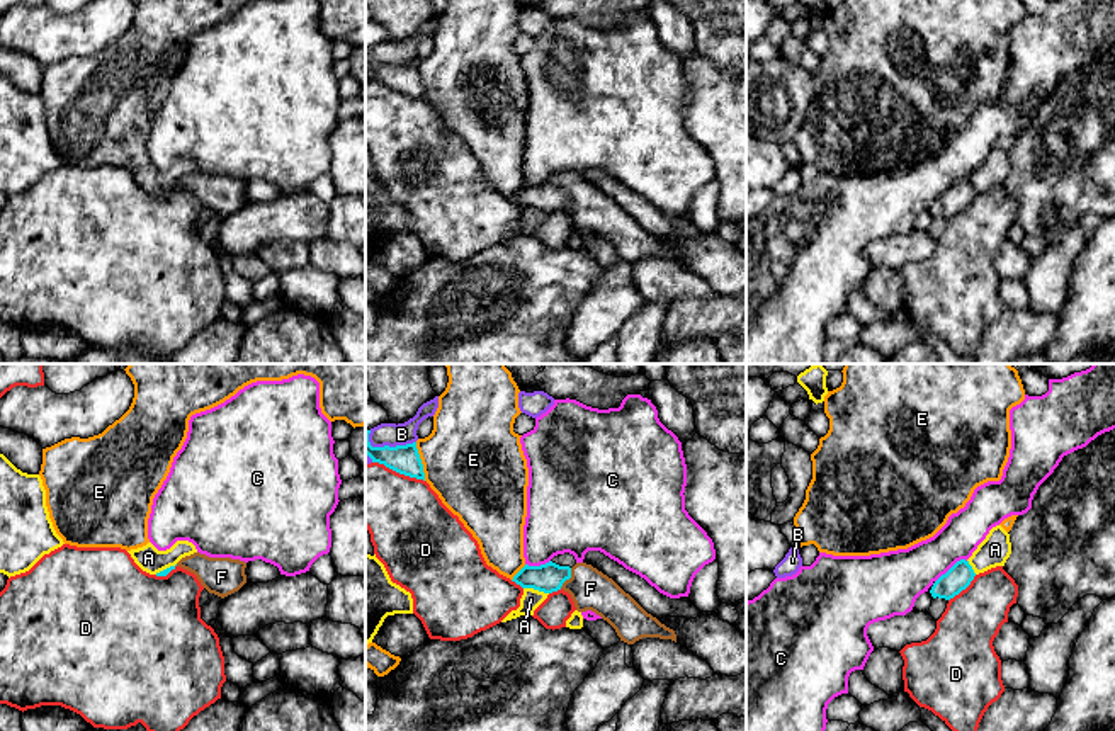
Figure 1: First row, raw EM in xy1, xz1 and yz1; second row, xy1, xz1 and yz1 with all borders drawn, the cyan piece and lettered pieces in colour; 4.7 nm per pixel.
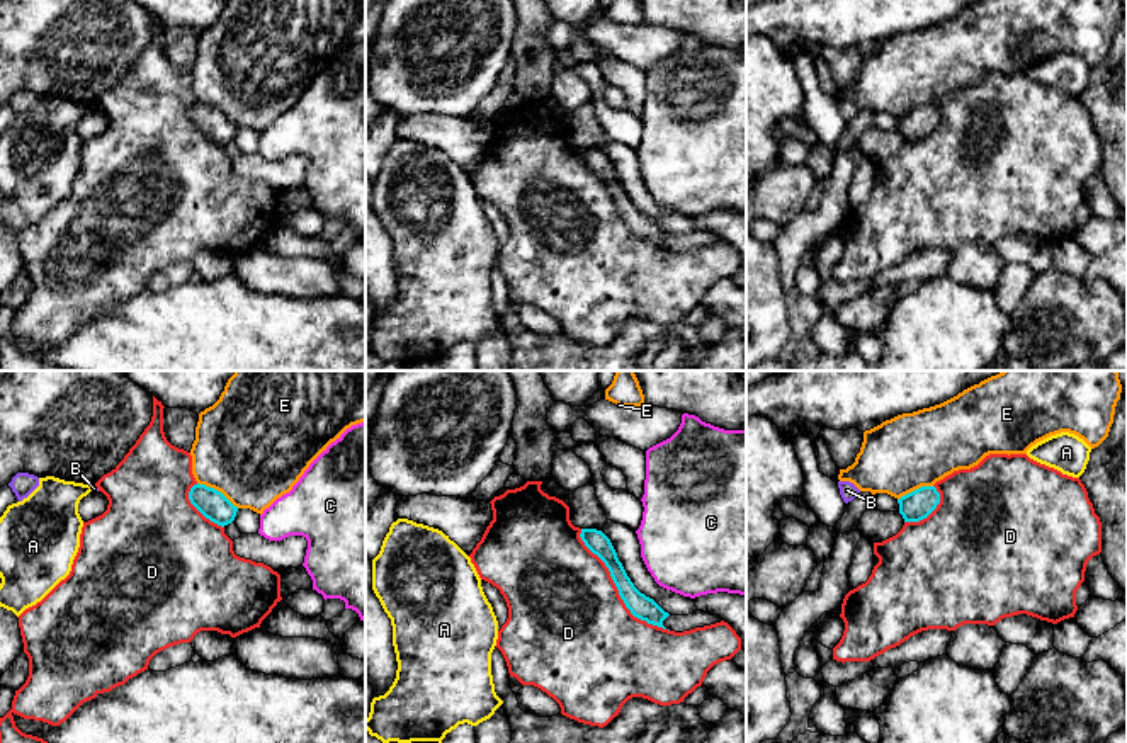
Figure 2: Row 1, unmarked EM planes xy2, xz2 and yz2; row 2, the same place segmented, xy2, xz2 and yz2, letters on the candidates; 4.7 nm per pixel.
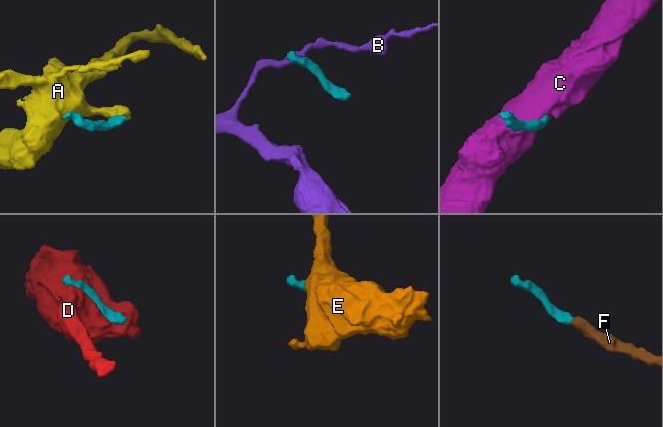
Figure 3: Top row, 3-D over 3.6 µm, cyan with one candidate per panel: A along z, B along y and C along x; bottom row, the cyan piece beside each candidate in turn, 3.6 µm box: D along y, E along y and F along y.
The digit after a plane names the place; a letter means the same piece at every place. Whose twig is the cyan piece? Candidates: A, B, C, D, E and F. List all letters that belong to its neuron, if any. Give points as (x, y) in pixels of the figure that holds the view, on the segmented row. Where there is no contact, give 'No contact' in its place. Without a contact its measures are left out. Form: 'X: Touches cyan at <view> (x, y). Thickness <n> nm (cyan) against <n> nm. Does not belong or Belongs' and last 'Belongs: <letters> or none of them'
A: Touches cyan at xz1 (536, 589). Thickness 140 nm (cyan) against 90 nm. Does not belong
B: Touches cyan at xz1 (388, 446). Thickness 140 nm (cyan) against 110 nm. Does not belong
C: Touches cyan at yz1 (950, 568). Thickness 120 nm (cyan) against 260 nm. Does not belong
D: Touches cyan at xz2 (617, 589). Thickness 120 nm (cyan) against 500 nm. Does not belong
E: Touches cyan at xy2 (216, 490). Thickness 140 nm (cyan) against 500 nm. Does not belong
F: Touches cyan at xz1 (568, 578). Thickness 140 nm (cyan) against 190 nm. Belongs
Belongs: F

